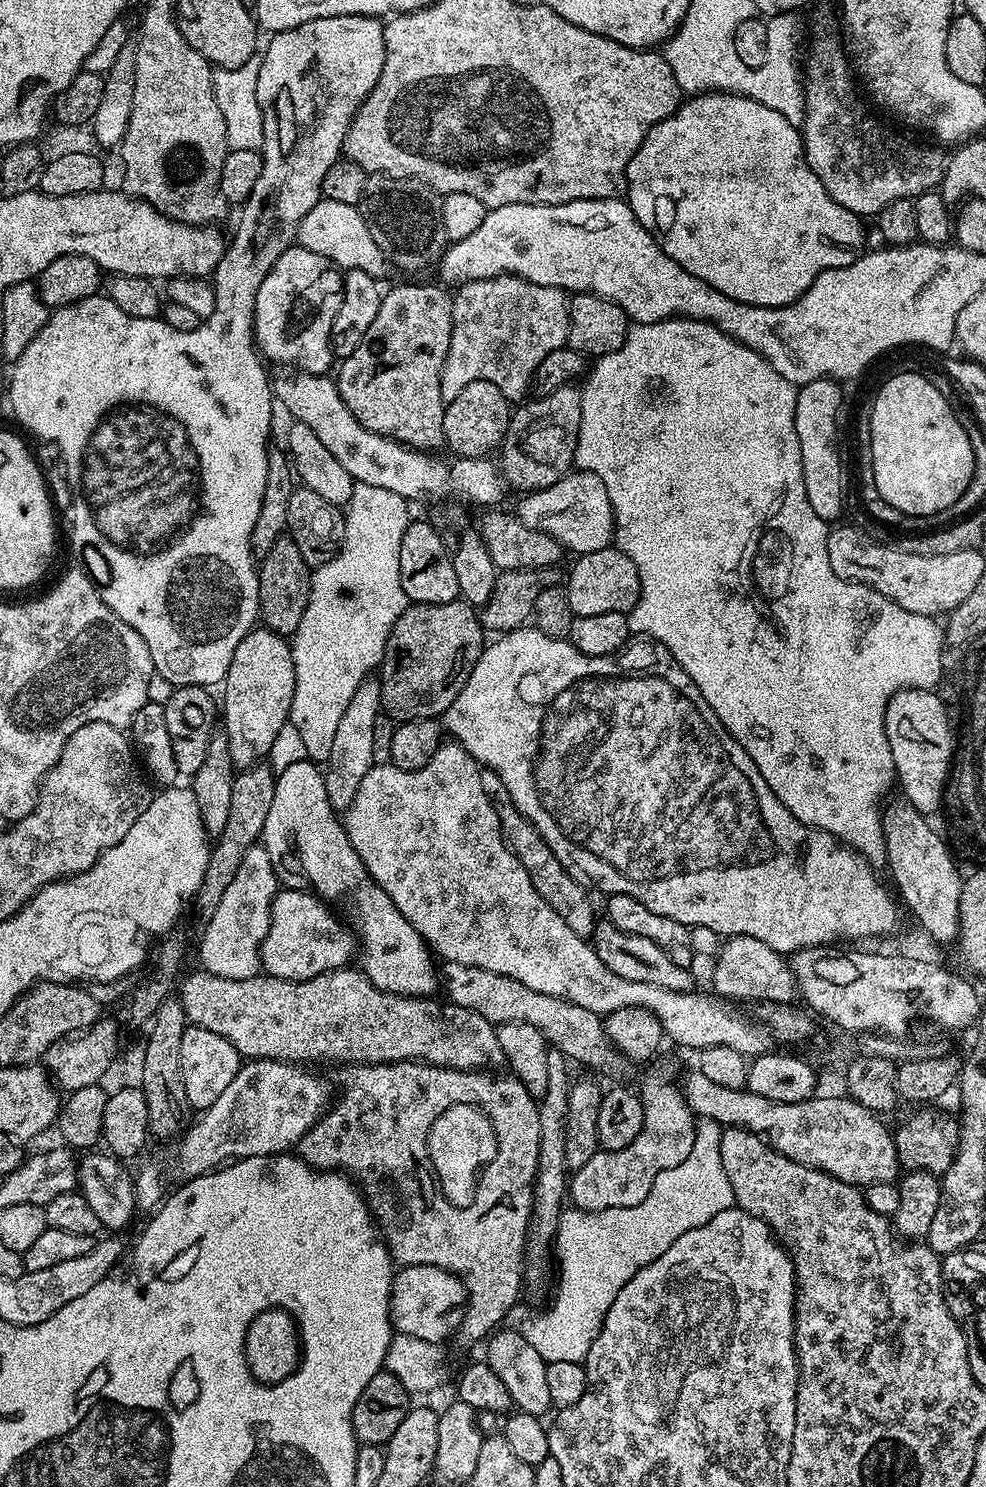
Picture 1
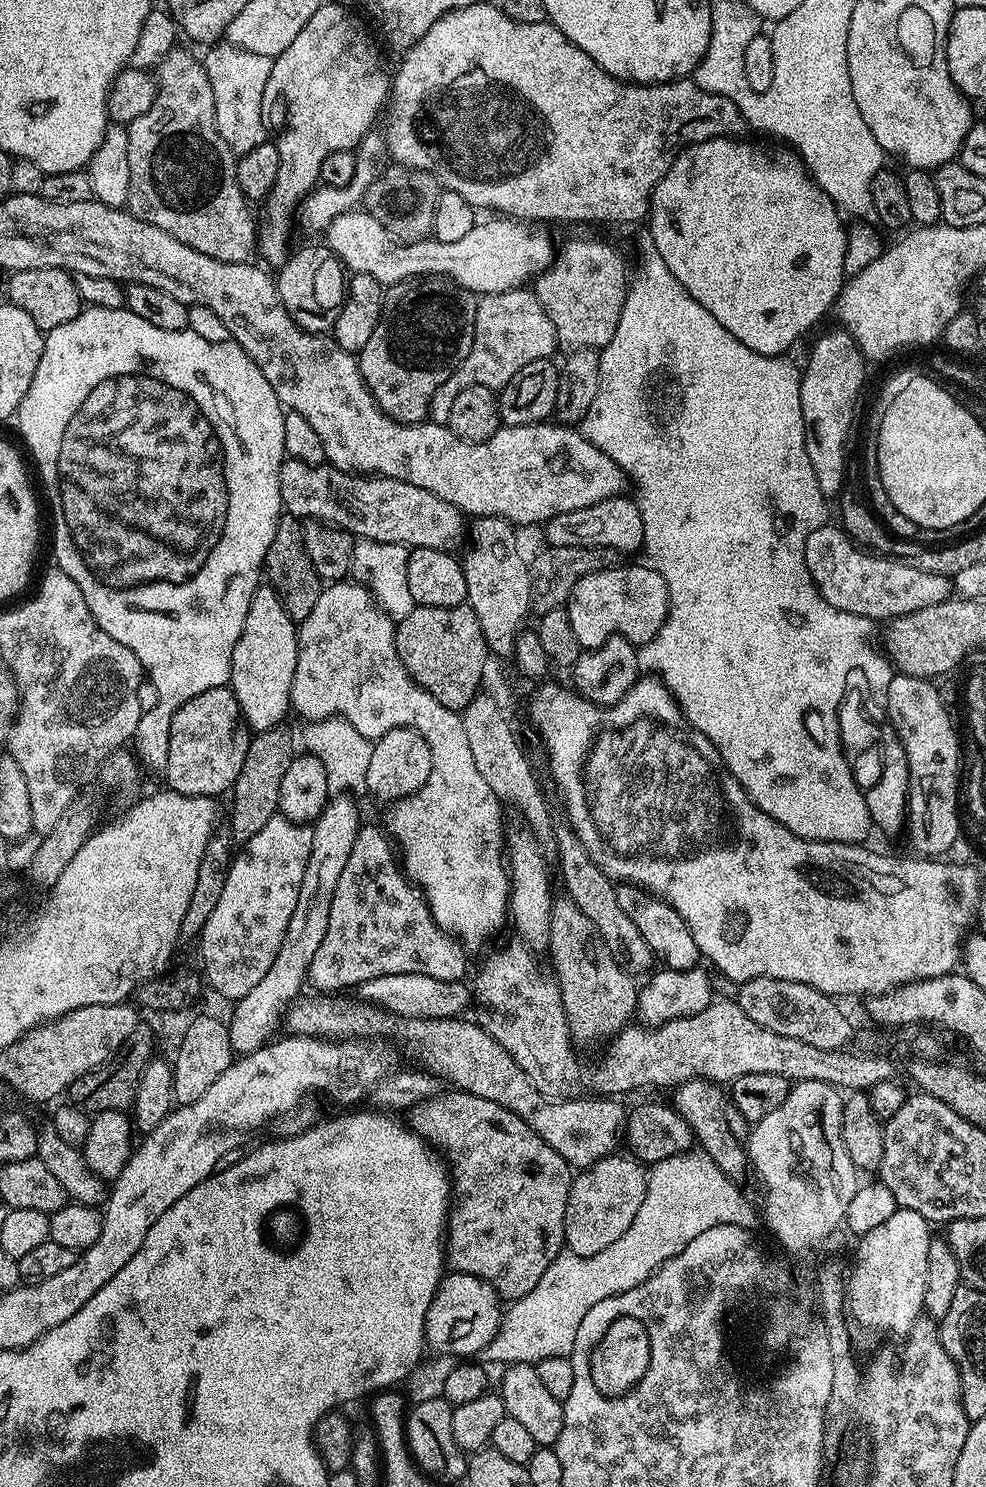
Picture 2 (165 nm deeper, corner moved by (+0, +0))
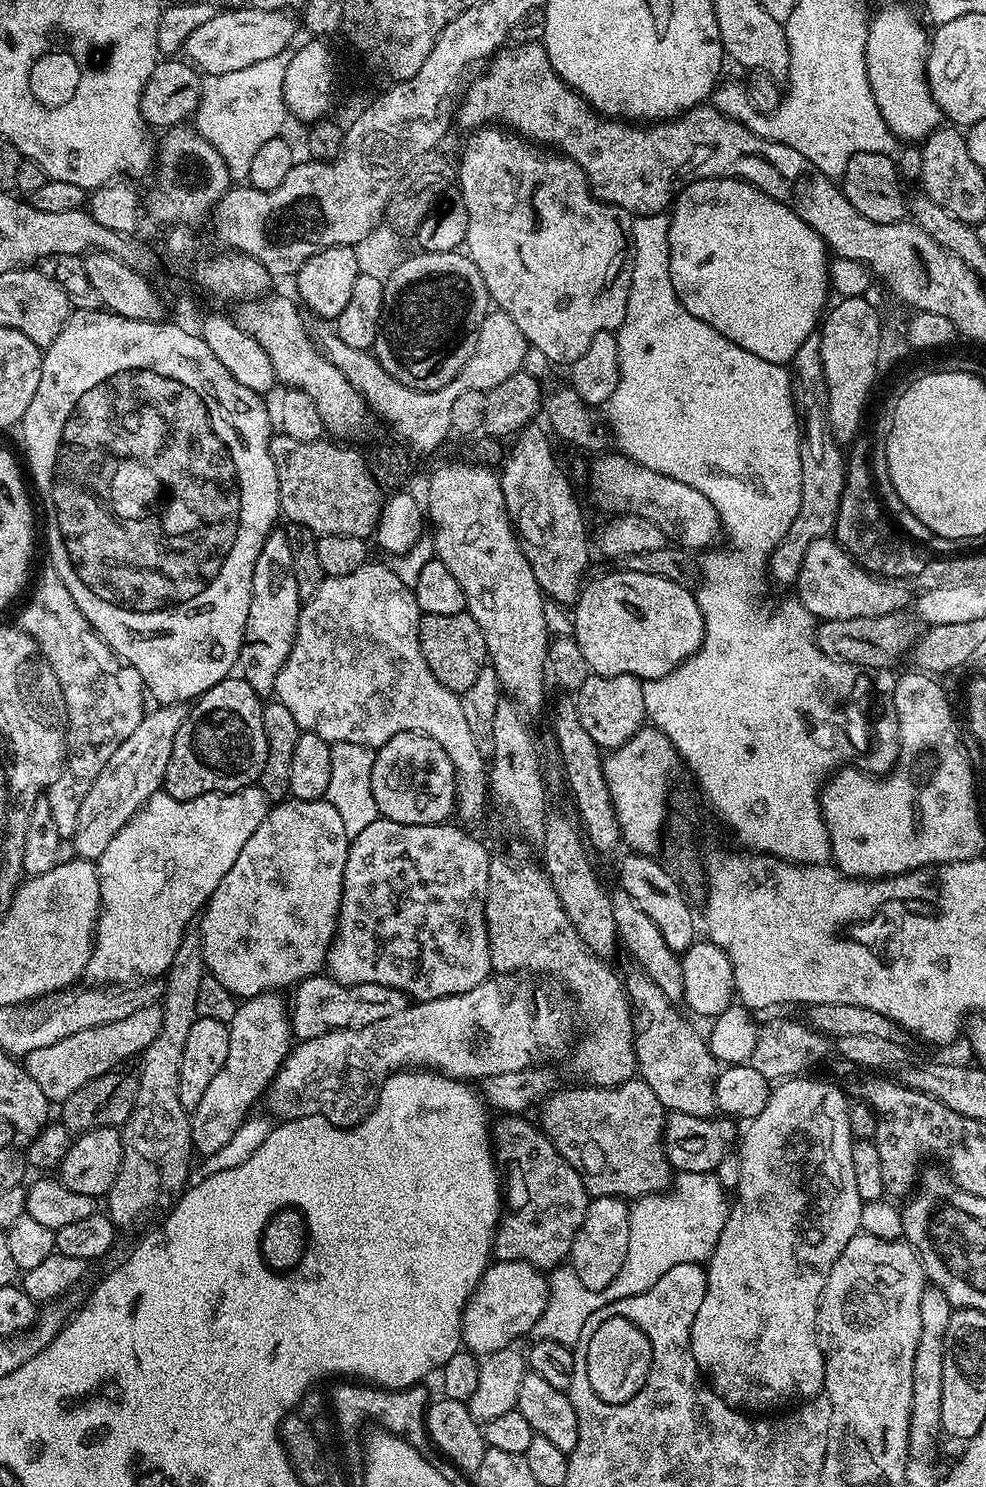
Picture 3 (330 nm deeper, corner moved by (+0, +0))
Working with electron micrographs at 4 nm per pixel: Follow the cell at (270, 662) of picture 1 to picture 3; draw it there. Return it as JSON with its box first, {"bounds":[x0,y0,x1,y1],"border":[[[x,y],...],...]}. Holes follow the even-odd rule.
{"bounds":[238,530,301,698],"border":[[[273,530],[266,542],[262,542],[258,562],[254,562],[250,614],[246,618],[244,641],[238,661],[242,679],[250,682],[250,686],[262,698],[271,697],[275,693],[279,671],[294,646],[301,607],[298,582],[294,582],[294,566],[290,558],[288,539],[283,530]]]}

